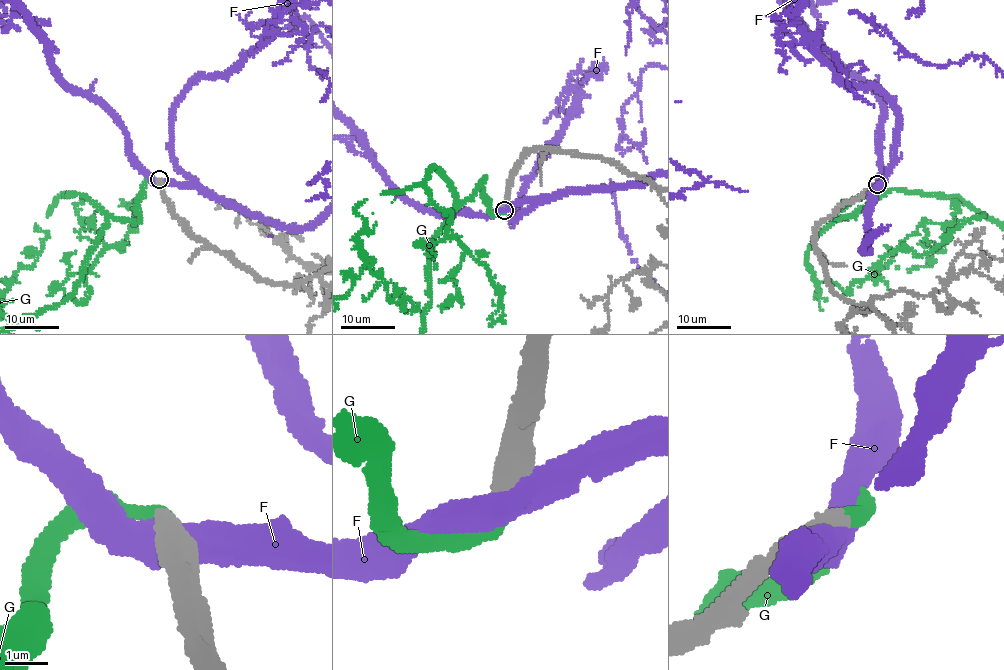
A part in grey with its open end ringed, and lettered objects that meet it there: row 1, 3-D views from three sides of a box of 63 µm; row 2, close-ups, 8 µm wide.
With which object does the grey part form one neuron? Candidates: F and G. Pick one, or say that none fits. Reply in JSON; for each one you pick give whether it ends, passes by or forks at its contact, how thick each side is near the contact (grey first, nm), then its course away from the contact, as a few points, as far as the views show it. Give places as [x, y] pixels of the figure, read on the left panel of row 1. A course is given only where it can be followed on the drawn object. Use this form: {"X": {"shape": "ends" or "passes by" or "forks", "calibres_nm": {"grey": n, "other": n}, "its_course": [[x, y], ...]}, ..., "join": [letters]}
{"G": {"shape": "ends", "calibres_nm": {"grey": 480, "other": 360}}, "join": ["G"]}

